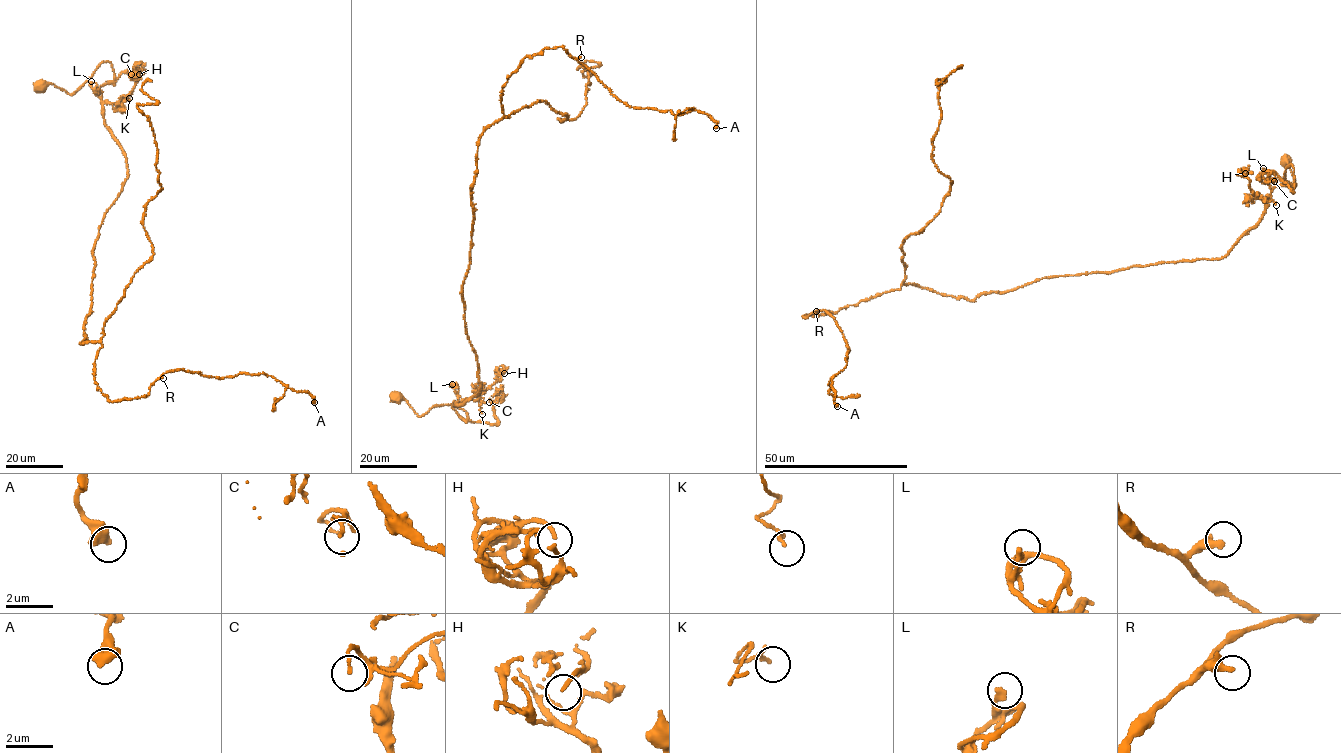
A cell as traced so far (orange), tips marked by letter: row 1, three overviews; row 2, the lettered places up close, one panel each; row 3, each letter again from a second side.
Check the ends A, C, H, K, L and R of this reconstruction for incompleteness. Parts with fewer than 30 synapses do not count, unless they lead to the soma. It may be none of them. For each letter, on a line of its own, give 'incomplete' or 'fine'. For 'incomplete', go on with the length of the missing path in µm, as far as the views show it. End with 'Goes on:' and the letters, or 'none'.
A: fine
C: fine
H: fine
K: fine
L: fine
R: fine
Goes on: none

